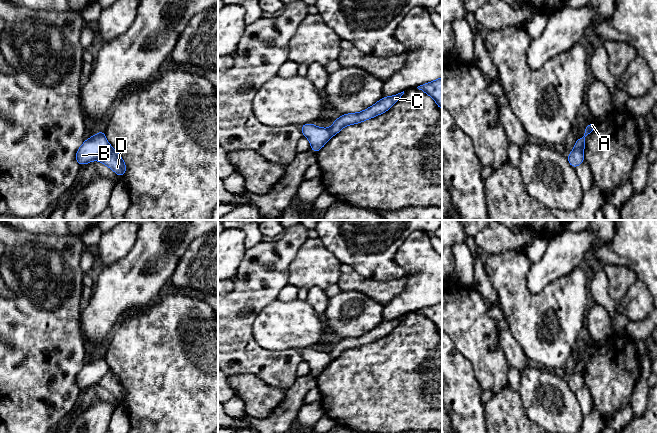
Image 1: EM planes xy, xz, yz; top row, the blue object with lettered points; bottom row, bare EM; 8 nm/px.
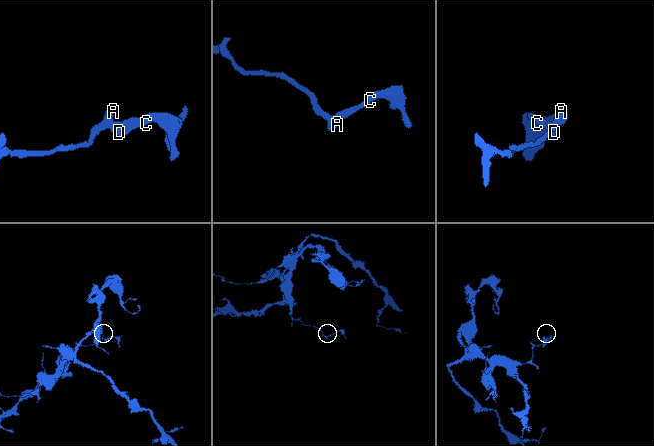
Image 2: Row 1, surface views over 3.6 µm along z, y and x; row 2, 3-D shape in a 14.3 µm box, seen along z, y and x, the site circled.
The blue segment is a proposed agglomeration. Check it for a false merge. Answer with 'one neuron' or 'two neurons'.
two neurons

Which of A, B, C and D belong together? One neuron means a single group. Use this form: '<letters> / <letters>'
A B / C D

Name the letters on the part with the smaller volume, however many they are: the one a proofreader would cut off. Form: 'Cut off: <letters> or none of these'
Cut off: C, D

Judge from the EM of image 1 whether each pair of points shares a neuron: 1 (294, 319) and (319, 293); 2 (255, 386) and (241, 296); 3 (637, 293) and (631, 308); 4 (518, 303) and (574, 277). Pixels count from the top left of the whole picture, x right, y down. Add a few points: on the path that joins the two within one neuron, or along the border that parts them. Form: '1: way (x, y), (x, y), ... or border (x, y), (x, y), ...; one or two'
1: border (305, 300), (321, 315); two
2: border (229, 375), (252, 373), (273, 387); two
3: way (637, 297), (635, 304); one
4: way (533, 303), (552, 303), (563, 292); one

